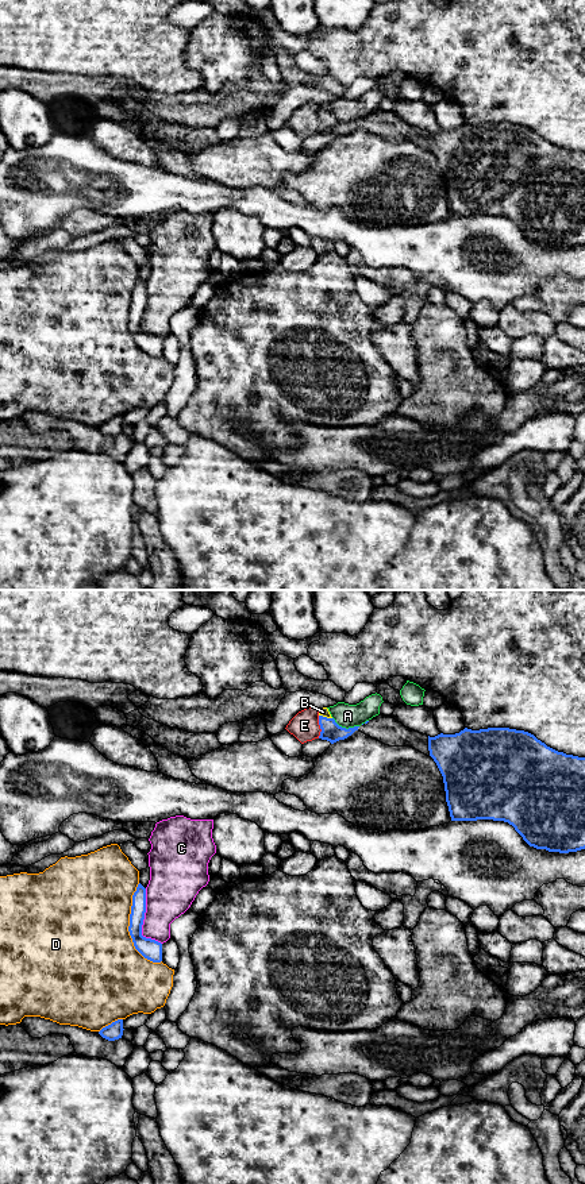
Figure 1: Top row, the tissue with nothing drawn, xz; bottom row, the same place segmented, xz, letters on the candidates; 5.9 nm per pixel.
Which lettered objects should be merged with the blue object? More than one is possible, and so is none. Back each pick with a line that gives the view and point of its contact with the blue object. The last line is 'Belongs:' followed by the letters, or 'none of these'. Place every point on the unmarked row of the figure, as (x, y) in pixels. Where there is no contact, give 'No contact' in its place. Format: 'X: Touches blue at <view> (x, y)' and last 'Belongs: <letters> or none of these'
B: Touches blue at xz (326, 112)
Belongs: B

